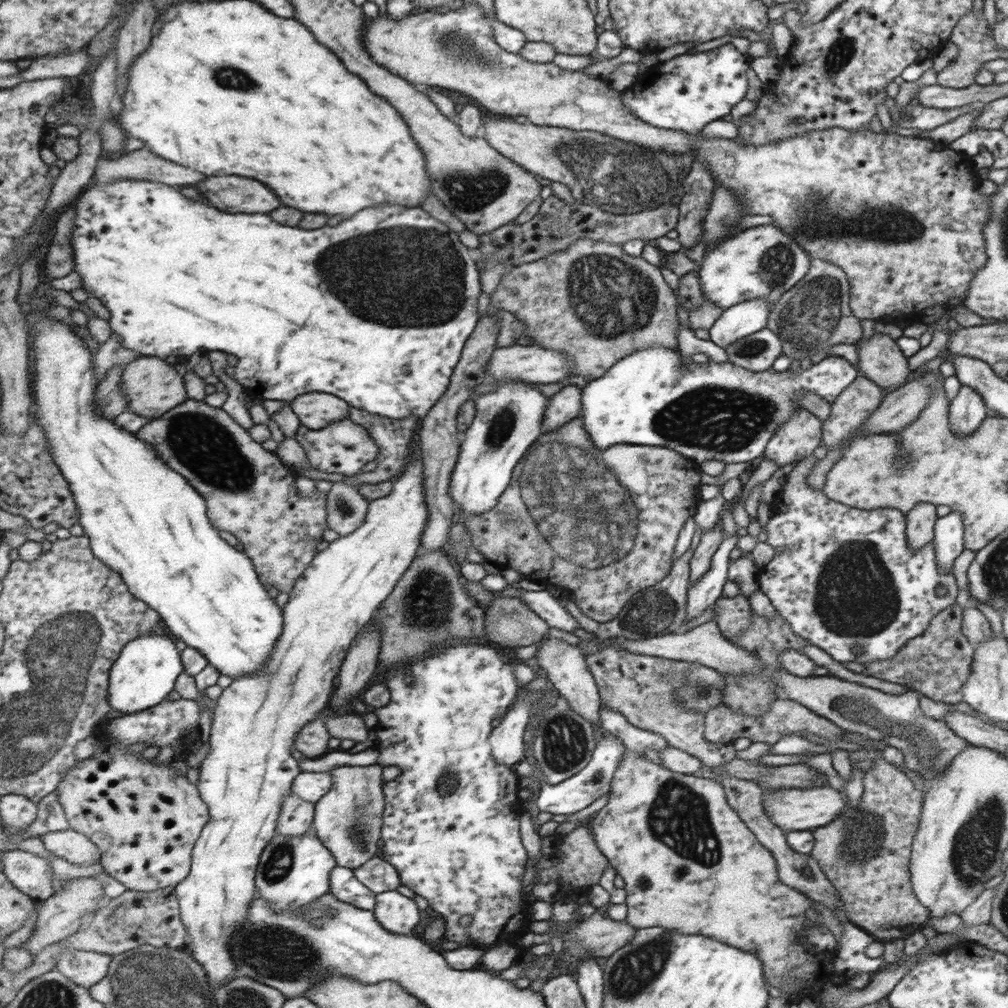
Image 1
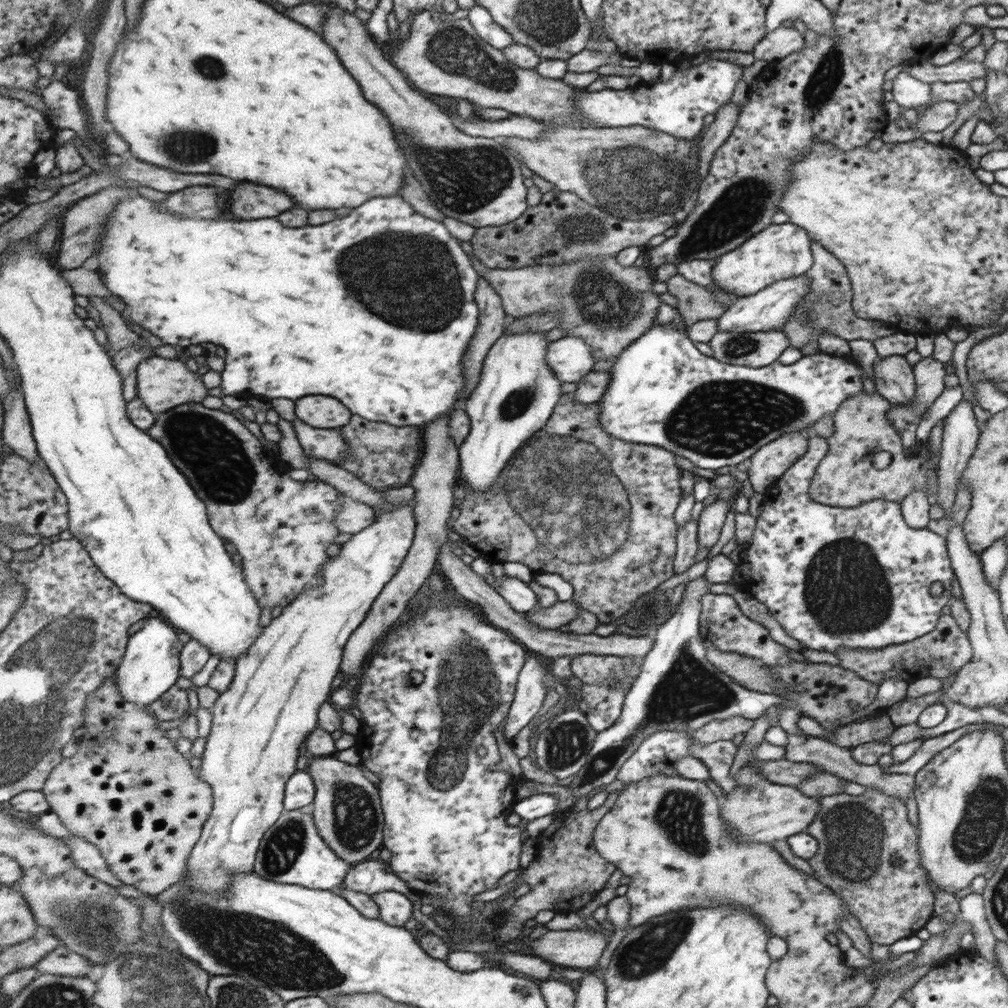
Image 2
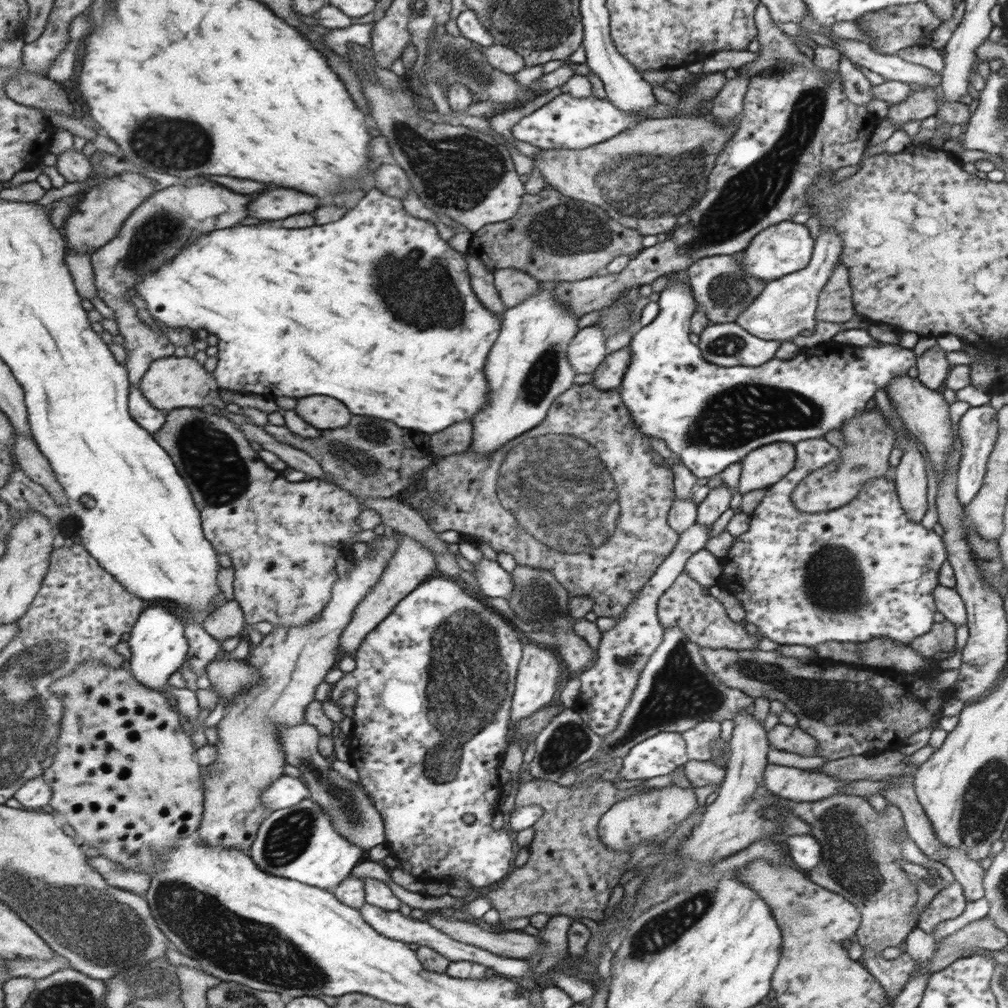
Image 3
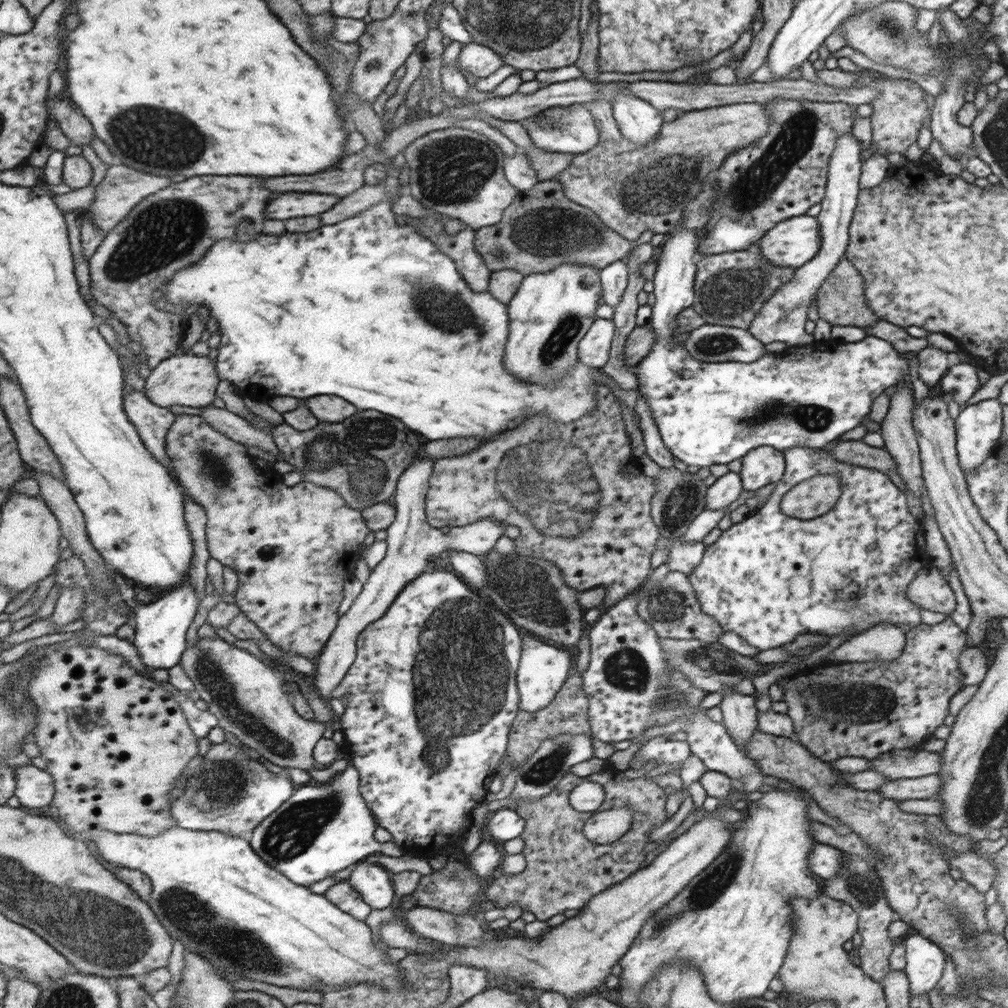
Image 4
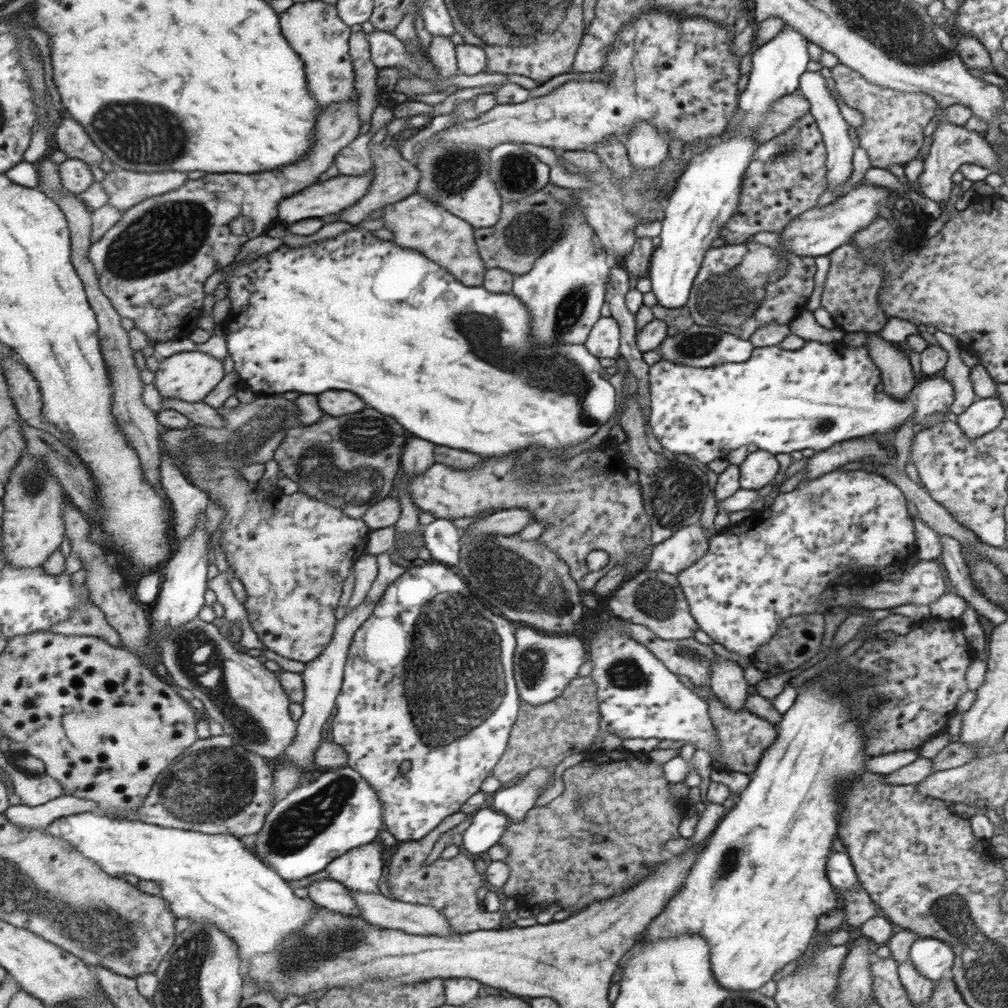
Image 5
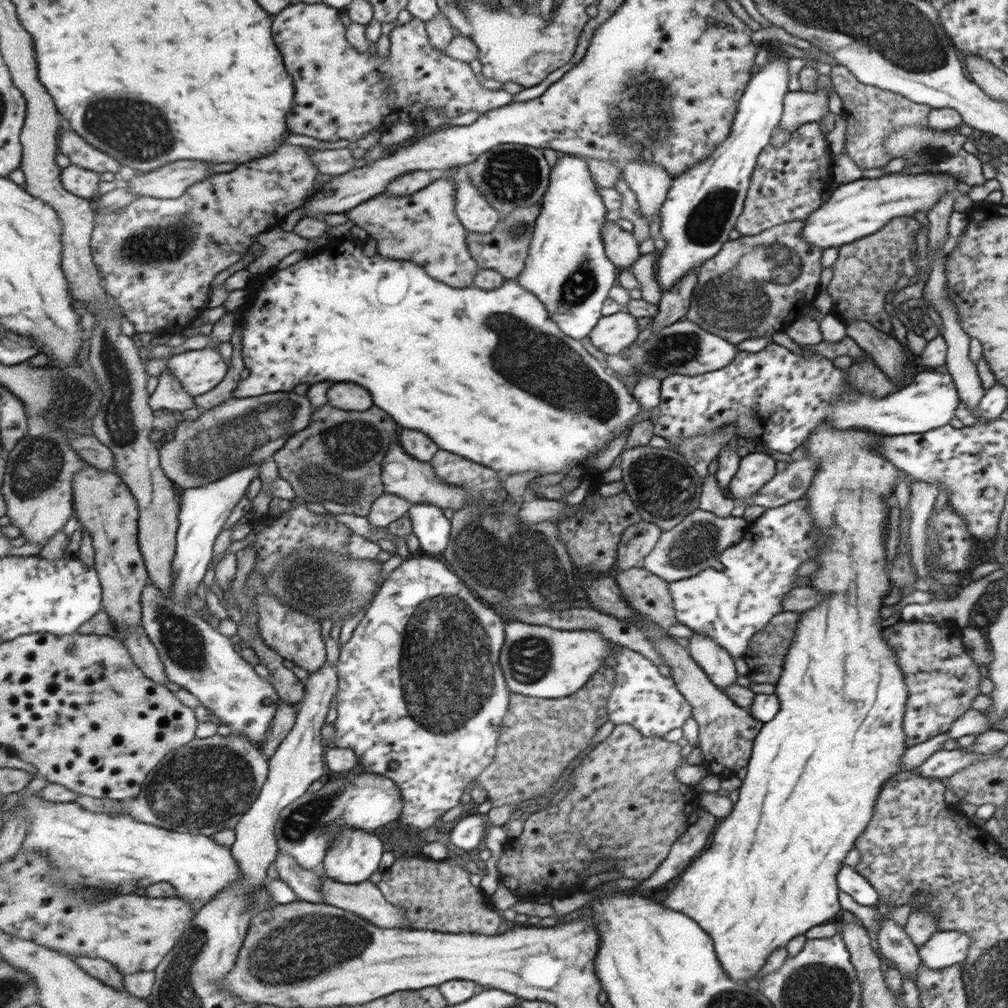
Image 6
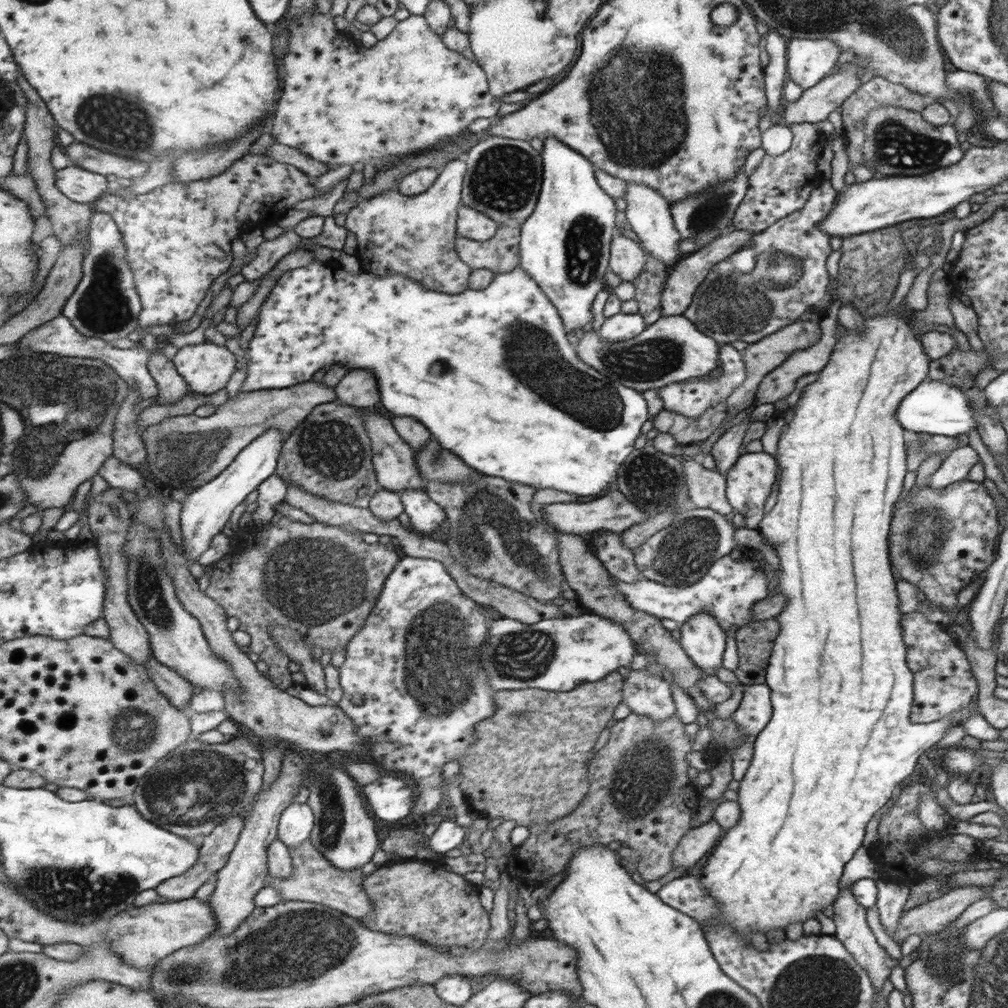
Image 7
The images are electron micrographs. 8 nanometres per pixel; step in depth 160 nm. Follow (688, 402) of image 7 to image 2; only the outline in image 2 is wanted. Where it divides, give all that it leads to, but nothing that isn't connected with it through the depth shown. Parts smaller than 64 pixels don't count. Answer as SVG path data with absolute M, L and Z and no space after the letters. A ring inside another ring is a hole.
M653 325L652 328L647 329L637 340L633 341L631 345L623 349L617 356L612 367L609 369L610 379L607 383L605 392L597 402L599 408L600 425L612 437L621 439L625 442L637 443L640 445L651 445L665 447L665 450L673 451L673 454L687 458L694 466L703 468L703 470L717 471L723 466L735 466L743 460L751 457L760 446L767 445L776 438L792 432L792 430L801 430L802 428L811 427L816 424L820 418L825 416L833 417L837 412L837 407L849 396L856 396L857 392L861 390L861 370L847 362L845 358L837 358L837 356L829 356L829 354L817 352L813 355L803 355L800 359L792 364L783 365L779 362L772 362L771 365L764 367L748 367L737 366L733 364L725 364L719 362L713 357L707 357L693 345L693 340L688 338L687 332L681 327L675 325Z

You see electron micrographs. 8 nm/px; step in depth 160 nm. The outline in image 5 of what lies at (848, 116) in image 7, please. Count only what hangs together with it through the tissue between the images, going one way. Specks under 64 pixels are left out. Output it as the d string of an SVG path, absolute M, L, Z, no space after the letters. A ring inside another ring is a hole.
M839 62L829 72L841 100L861 113L861 126L852 130L852 136L857 137L859 148L865 150L871 167L887 169L889 165L903 165L914 160L923 144L923 129L935 114L936 102L922 92L901 92L871 84Z

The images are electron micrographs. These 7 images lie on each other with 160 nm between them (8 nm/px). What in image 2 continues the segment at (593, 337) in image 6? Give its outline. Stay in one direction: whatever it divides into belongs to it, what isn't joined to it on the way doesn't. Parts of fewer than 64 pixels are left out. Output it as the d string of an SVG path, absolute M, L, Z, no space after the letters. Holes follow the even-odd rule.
M561 337L546 348L546 363L562 383L579 382L591 372L594 361L590 346L579 337Z

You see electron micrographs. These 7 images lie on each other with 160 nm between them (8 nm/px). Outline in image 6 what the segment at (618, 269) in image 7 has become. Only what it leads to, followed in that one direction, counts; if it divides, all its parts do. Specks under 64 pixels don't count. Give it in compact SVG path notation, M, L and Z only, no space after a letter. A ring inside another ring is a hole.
M614 219L605 222L601 228L601 236L605 242L608 257L613 265L619 268L629 268L640 255L637 251L638 242L629 231L623 231Z

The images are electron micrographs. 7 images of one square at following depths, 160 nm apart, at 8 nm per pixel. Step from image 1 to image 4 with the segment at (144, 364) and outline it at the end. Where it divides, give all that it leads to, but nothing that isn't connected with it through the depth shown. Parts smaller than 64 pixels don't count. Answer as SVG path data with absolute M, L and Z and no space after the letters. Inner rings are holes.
M183 352L153 366L145 381L146 395L157 406L169 408L177 405L201 409L213 405L221 380L215 360L207 358L207 355L198 356L191 352Z

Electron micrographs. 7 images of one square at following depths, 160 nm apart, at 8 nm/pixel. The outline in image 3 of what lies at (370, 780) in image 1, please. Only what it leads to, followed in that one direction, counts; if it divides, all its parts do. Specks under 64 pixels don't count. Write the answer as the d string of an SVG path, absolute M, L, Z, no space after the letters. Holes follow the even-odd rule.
M305 722L301 725L285 725L280 728L279 733L283 751L287 753L286 763L297 767L302 773L301 778L310 788L312 797L330 814L336 829L366 852L369 848L381 844L384 824L381 824L379 811L357 782L347 780L331 769L333 758L327 759L320 754L320 730L313 723Z

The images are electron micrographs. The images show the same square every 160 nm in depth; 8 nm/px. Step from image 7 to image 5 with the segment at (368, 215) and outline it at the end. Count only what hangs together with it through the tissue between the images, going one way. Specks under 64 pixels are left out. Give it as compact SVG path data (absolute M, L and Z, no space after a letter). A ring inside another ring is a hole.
M417 193L381 208L381 212L382 227L391 232L390 240L397 246L419 250L429 261L435 262L465 286L483 285L486 270L476 246L475 228L464 219L457 218L457 215Z

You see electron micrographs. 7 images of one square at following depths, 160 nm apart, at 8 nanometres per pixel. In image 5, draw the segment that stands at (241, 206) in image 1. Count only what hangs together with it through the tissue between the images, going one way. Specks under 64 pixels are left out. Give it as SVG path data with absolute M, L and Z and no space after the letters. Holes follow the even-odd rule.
M372 172L357 176L339 174L336 177L326 178L326 181L311 186L309 190L303 190L301 194L295 194L293 198L285 198L285 202L281 202L281 220L297 222L306 218L321 219L329 214L338 214L345 209L351 209L367 193L373 178Z

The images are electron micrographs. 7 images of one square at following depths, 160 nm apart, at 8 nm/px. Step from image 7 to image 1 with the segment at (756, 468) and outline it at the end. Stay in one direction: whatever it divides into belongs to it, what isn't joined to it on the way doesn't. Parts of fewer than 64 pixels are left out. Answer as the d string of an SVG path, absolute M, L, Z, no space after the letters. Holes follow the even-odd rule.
M797 408L772 434L762 456L775 462L778 468L805 459L819 446L821 425L820 419L812 412Z

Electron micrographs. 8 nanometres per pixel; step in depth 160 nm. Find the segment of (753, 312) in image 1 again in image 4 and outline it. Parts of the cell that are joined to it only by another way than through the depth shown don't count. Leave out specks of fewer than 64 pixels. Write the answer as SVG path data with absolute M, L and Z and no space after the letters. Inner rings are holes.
M850 135L837 138L832 158L829 158L828 184L825 185L824 201L819 202L821 211L817 214L818 226L821 230L821 245L816 256L811 258L806 265L799 266L793 273L793 279L780 286L764 302L758 313L749 323L749 330L757 339L764 344L769 342L784 342L787 346L800 346L813 341L812 335L804 331L807 320L807 307L811 296L818 291L823 281L837 266L844 256L848 246L848 224L853 211L856 209L856 201L859 193L860 177L860 148L856 139Z

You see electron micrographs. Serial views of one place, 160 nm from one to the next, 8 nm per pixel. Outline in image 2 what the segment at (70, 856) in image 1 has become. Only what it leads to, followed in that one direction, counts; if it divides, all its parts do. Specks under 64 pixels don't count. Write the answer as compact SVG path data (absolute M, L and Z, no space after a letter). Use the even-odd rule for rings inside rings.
M77 835L63 840L72 848L72 855L81 869L111 887L121 886L122 880L109 868L106 858L95 844Z

